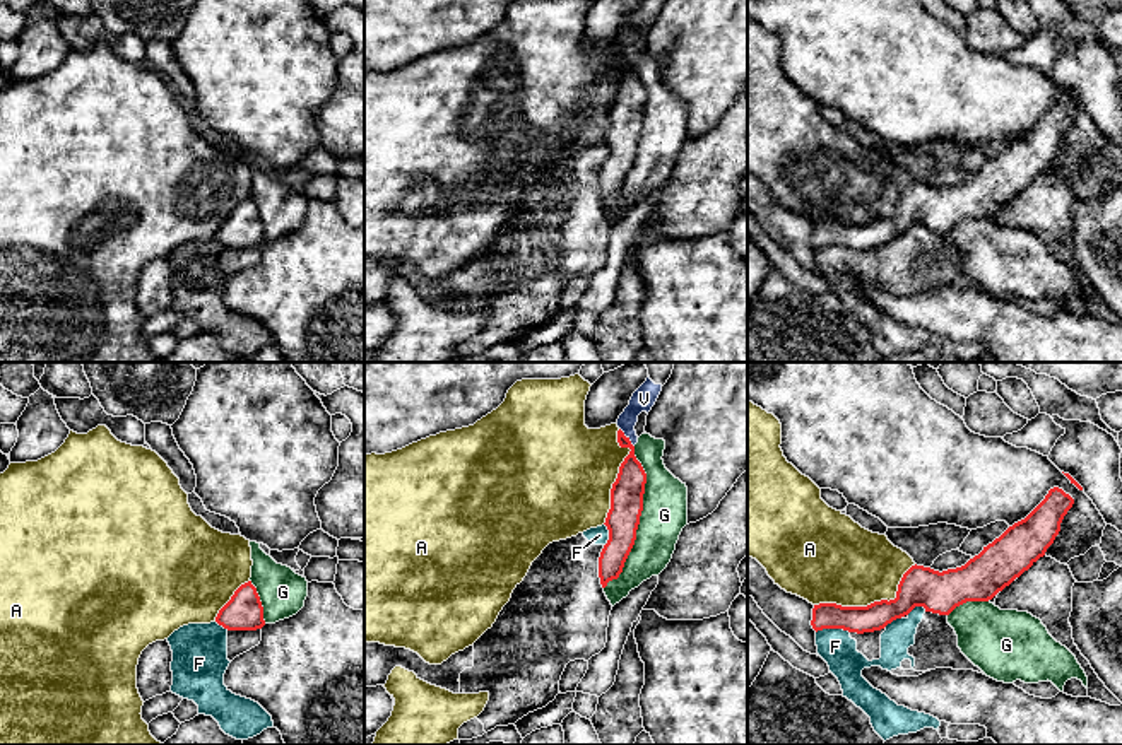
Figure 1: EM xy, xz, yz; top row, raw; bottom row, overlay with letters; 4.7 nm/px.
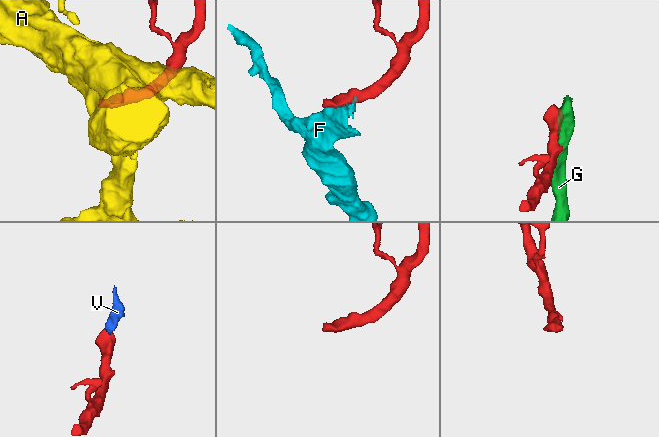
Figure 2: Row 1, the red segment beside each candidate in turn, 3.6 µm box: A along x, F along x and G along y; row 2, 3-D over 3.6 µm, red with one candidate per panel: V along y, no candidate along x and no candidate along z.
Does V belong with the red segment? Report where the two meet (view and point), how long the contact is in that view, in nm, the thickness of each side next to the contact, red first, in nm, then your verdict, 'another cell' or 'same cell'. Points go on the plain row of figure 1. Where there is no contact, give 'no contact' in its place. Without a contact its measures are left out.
xz (626, 55) | 120 nm | 150/110 nm | another cell

